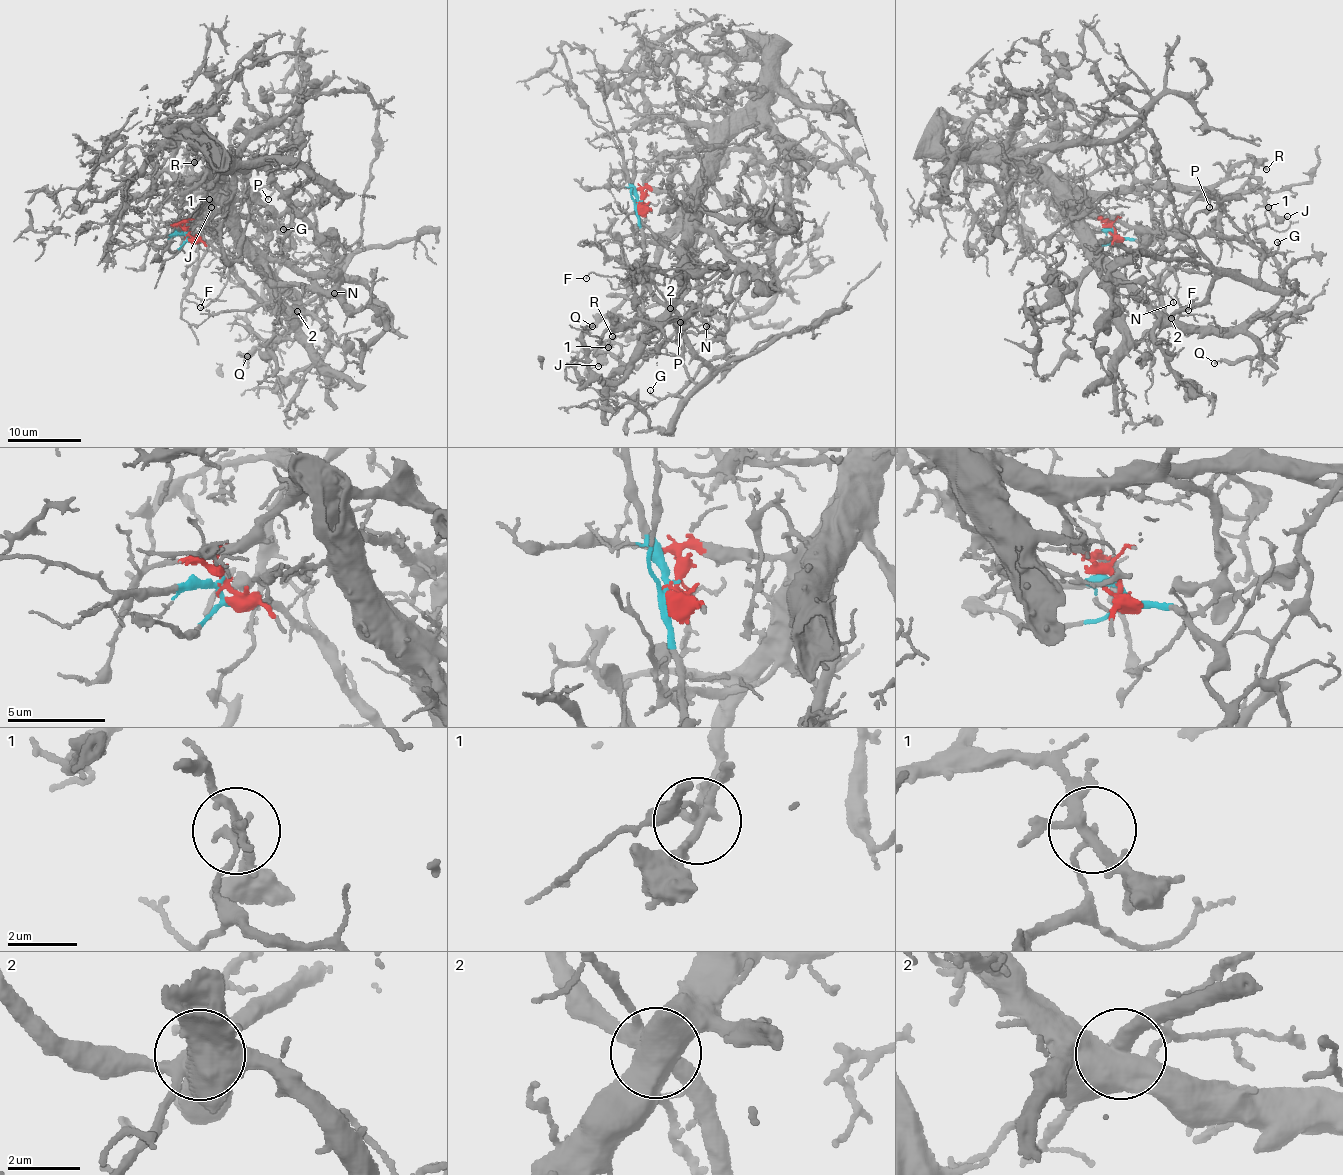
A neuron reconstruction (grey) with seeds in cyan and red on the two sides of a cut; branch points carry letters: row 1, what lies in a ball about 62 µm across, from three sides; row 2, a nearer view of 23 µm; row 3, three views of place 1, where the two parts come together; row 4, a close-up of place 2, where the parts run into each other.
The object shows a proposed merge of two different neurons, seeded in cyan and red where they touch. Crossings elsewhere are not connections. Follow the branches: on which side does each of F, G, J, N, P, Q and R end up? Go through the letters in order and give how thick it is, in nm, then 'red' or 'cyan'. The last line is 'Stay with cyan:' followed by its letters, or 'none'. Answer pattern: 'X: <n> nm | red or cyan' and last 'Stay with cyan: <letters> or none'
F: 70 nm | cyan
G: 110 nm | cyan
J: 400 nm | red
N: 140 nm | red
P: 130 nm | red
Q: 170 nm | red
R: 150 nm | red
Stay with cyan: F, G

